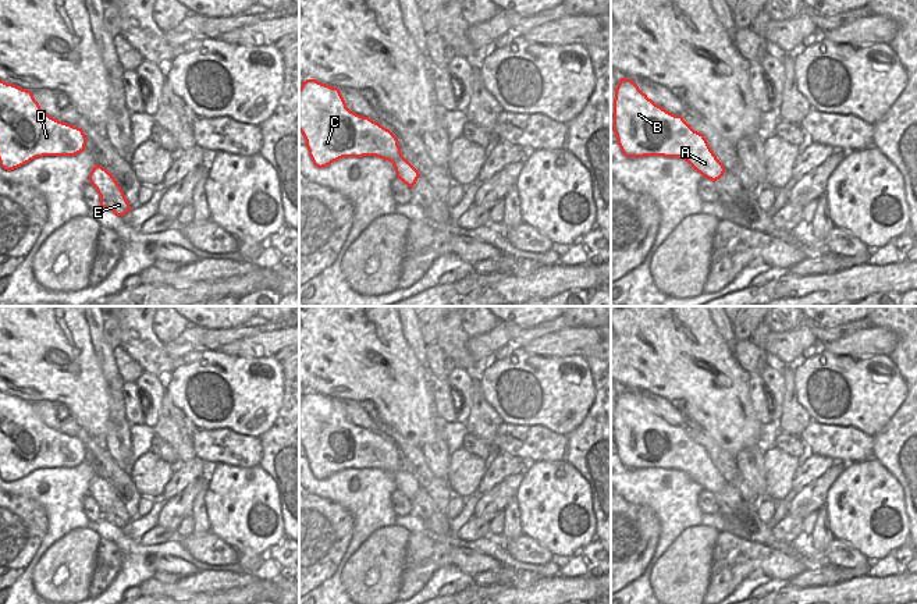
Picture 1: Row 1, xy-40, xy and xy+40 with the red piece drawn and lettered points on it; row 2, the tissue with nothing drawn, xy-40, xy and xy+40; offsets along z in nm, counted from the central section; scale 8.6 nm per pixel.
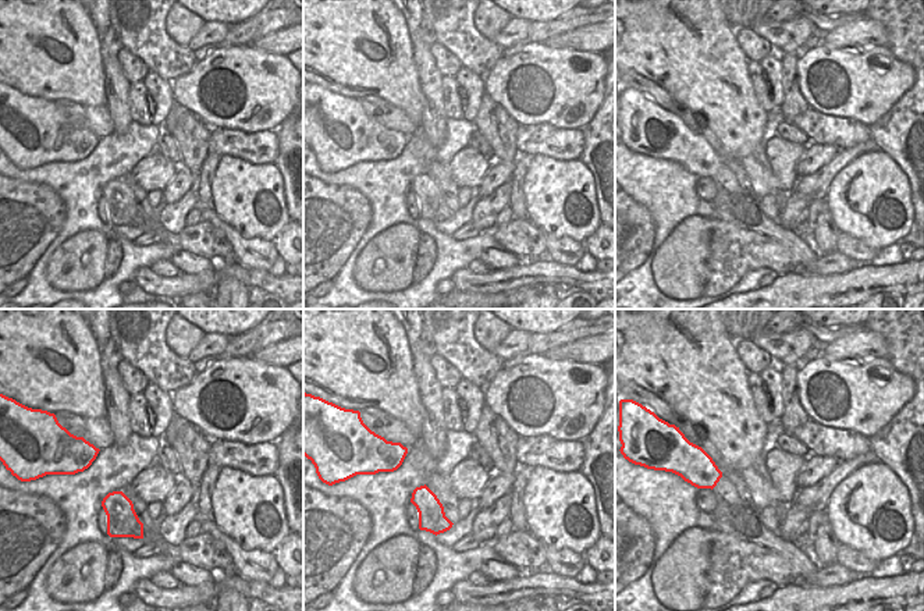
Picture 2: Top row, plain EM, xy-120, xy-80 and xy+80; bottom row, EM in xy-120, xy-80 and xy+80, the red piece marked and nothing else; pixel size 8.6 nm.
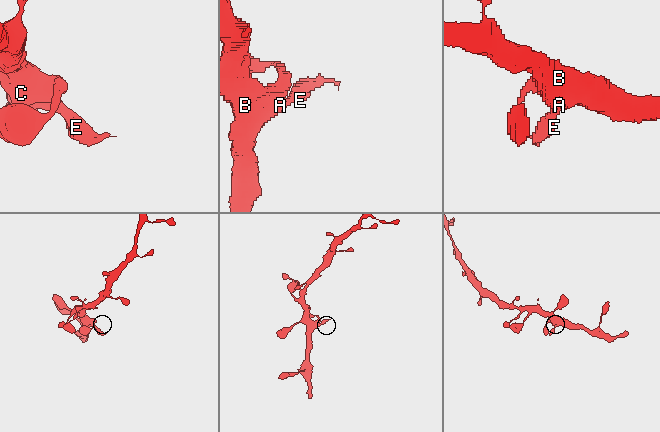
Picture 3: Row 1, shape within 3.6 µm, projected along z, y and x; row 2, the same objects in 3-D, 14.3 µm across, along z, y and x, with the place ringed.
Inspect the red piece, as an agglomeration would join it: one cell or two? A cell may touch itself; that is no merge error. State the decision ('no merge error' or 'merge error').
no merge error

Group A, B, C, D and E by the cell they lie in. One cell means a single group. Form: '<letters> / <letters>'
A B C D E

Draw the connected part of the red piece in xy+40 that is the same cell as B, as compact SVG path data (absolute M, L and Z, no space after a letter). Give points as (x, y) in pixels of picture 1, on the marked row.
M628 78L615 89L612 131L626 157L679 157L712 182L725 173L703 134L655 104Z

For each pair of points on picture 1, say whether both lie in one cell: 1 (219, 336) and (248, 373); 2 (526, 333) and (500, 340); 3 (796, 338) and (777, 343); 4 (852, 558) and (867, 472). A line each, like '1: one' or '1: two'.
1: two
2: two
3: one
4: two

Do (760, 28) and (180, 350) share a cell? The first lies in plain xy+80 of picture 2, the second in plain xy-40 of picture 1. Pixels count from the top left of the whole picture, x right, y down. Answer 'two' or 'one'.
one

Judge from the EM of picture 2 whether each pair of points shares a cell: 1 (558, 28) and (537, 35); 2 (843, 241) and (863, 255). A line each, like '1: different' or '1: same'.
1: same
2: same

